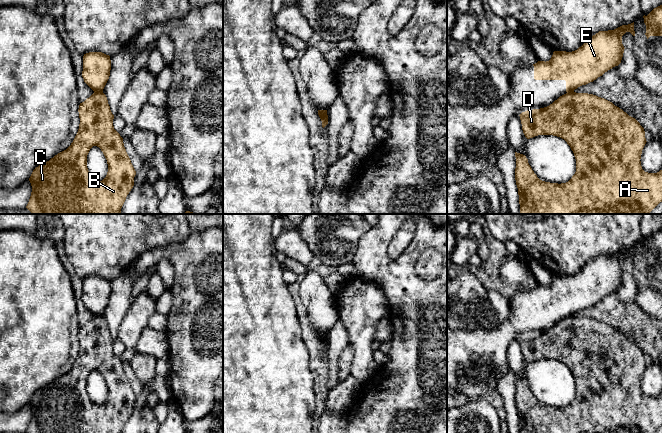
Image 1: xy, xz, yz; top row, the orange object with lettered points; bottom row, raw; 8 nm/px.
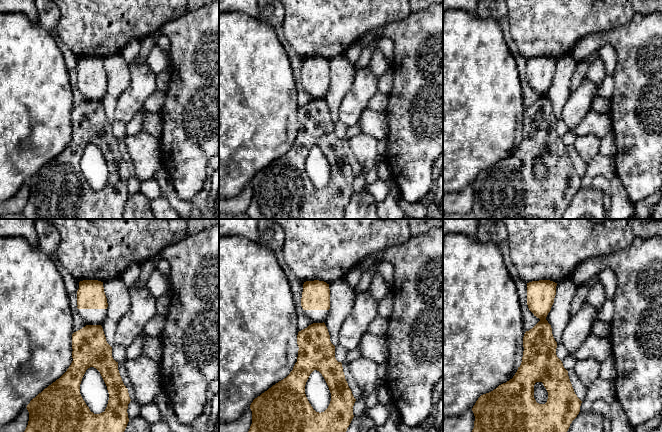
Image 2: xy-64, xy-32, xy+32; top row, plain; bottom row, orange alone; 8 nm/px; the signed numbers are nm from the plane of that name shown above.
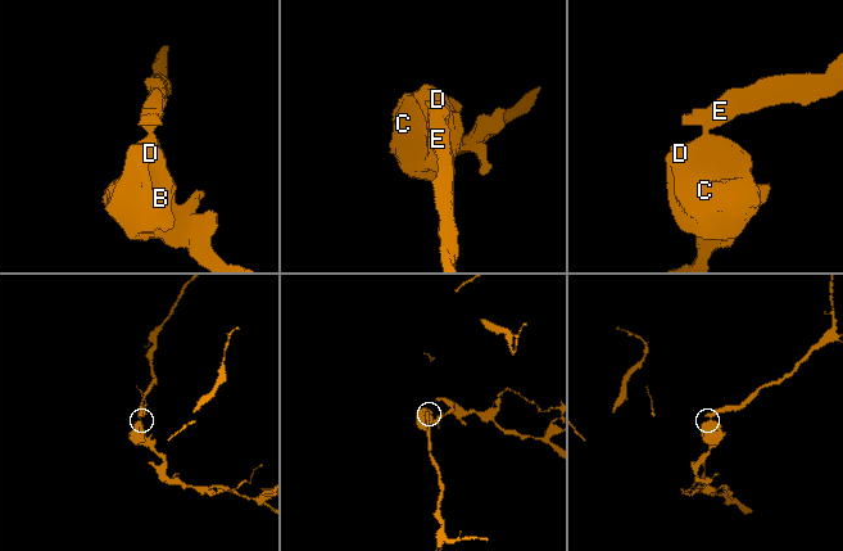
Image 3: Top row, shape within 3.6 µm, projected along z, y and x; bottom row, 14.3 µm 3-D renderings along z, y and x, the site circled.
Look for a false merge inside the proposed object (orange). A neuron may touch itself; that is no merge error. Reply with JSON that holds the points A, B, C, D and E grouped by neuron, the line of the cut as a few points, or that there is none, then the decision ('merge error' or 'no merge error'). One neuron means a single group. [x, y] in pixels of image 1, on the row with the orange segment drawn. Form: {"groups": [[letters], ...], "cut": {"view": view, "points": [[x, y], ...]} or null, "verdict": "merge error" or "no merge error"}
{"groups": [["A", "B", "C", "D"], ["E"]], "cut": {"view": "xy", "points": [[102, 90], [94, 92]]}, "verdict": "merge error"}

